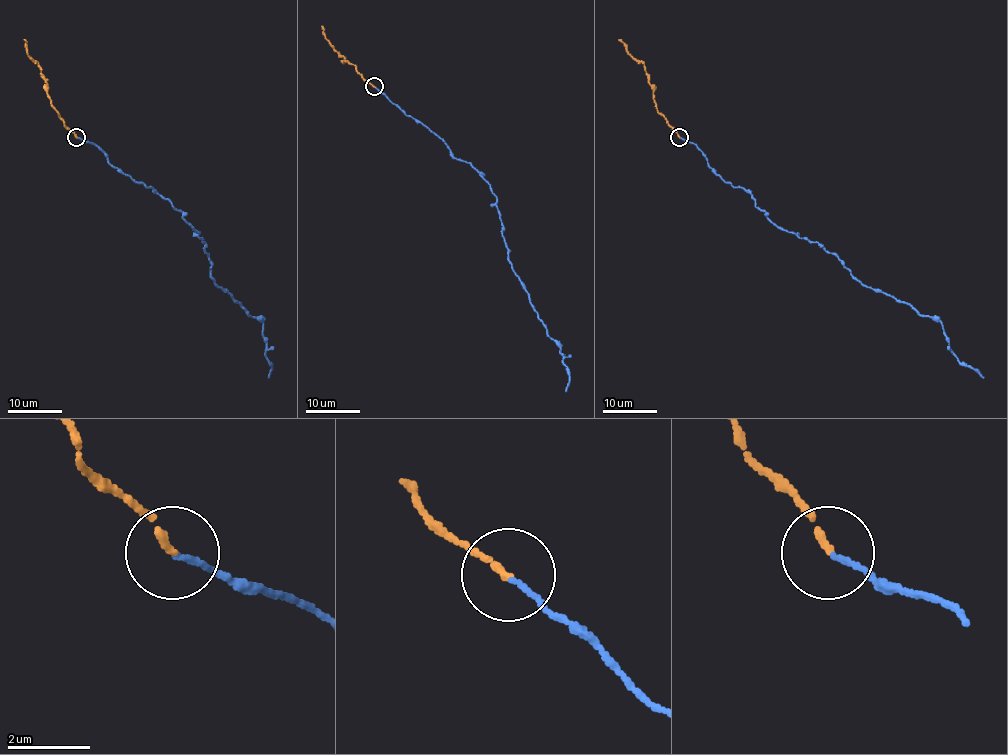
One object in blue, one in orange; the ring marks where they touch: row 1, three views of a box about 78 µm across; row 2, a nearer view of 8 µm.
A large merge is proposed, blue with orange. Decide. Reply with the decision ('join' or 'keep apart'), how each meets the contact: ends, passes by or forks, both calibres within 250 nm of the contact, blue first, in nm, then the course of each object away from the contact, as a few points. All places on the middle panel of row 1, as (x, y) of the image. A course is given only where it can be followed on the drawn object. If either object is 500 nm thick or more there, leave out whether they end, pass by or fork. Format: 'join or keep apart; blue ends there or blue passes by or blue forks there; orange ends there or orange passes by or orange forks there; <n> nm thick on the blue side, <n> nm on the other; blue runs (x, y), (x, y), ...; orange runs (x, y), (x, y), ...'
join; blue ends there; orange ends there; 120 nm thick on the blue side, 170 nm on the other; blue runs (374, 86), (435, 133), (490, 186), (512, 269), (547, 335), (561, 348), (569, 377), (565, 391); orange runs (374, 86), (354, 65), (344, 61), (325, 37), (321, 26)

